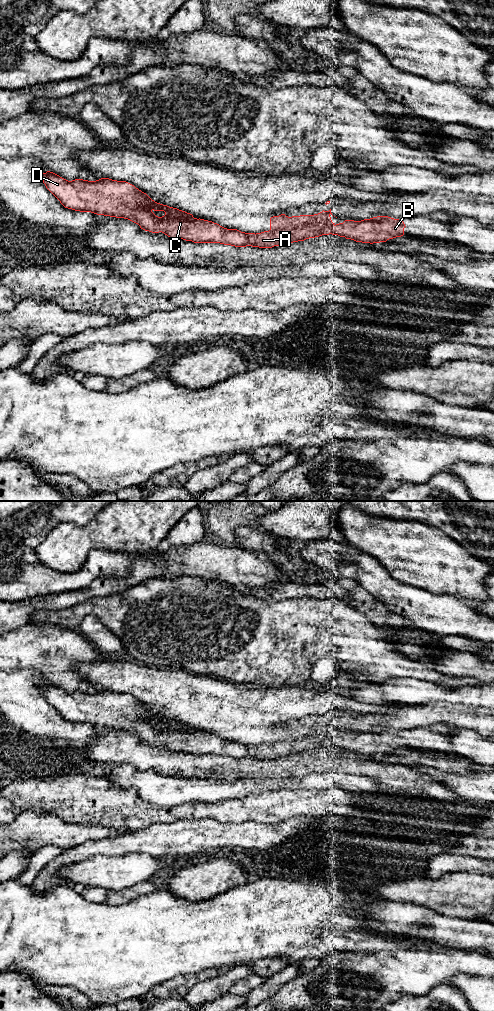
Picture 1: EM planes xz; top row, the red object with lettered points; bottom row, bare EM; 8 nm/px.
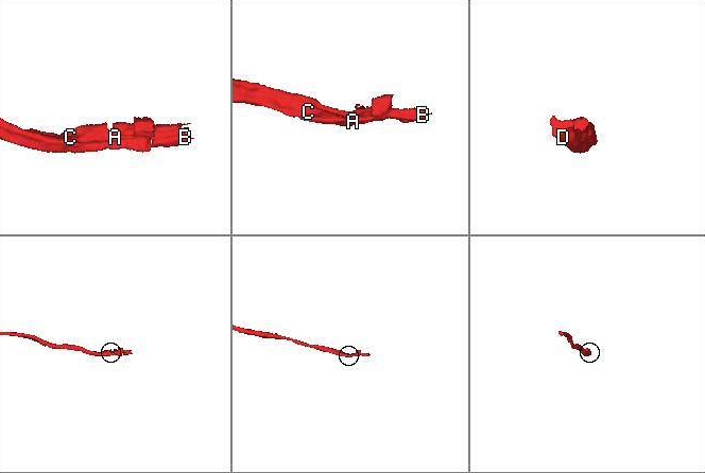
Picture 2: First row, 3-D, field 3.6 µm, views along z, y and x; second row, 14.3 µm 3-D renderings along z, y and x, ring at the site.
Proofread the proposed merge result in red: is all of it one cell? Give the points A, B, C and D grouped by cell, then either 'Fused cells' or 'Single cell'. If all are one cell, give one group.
Groups: A B C D. Single cell

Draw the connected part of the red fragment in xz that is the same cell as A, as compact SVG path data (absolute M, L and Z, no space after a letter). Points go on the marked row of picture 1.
M47 171L38 174L46 188L68 209L91 212L116 218L128 219L141 229L152 233L162 232L172 239L183 239L194 243L220 243L235 247L272 248L293 242L304 241L322 235L338 235L362 243L380 243L404 235L406 227L403 220L388 216L377 216L361 221L345 220L335 224L331 220L331 209L314 215L288 217L285 214L270 218L270 230L261 233L245 233L237 229L227 229L212 221L194 218L192 214L169 207L152 200L146 193L126 181L101 178L96 181L75 179L68 181L59 175Z

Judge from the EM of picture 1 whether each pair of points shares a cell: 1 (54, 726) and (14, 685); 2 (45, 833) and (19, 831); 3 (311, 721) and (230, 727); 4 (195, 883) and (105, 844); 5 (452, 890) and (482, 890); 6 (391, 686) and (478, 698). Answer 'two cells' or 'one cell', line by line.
1: one cell
2: one cell
3: two cells
4: two cells
5: one cell
6: one cell

